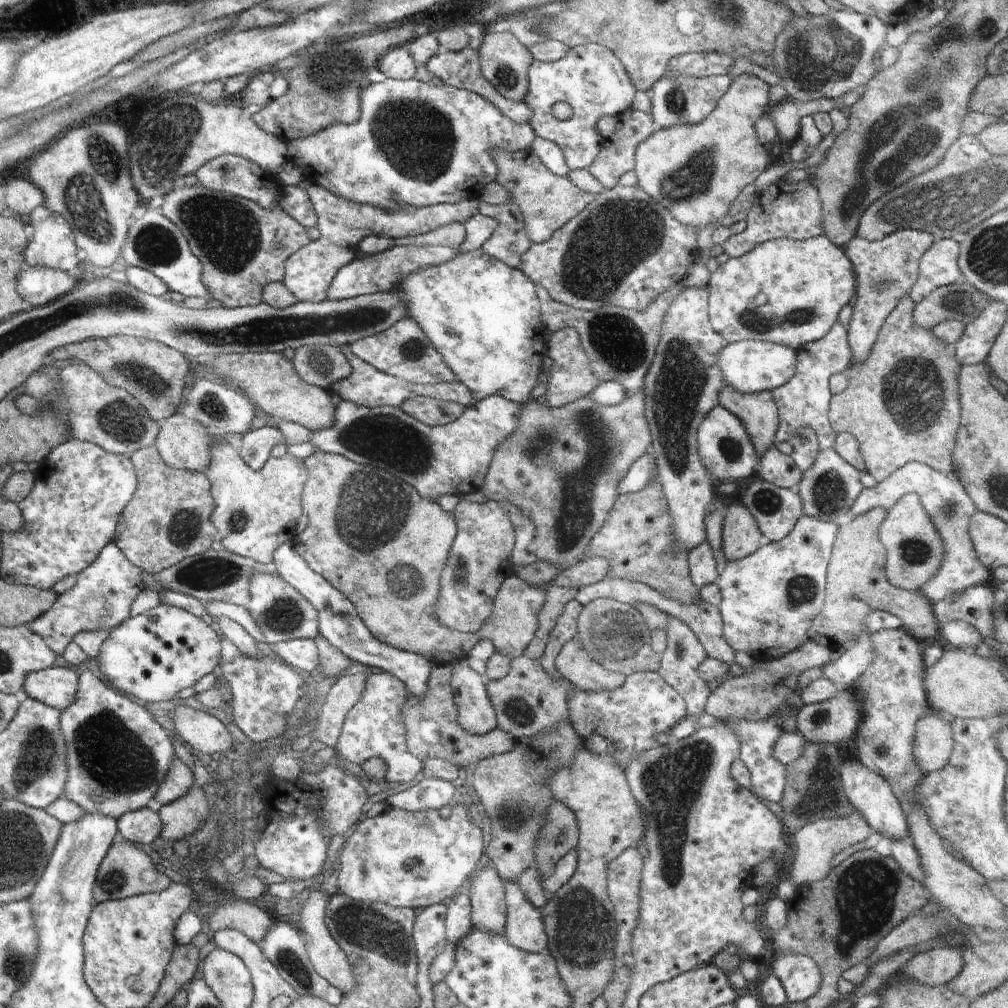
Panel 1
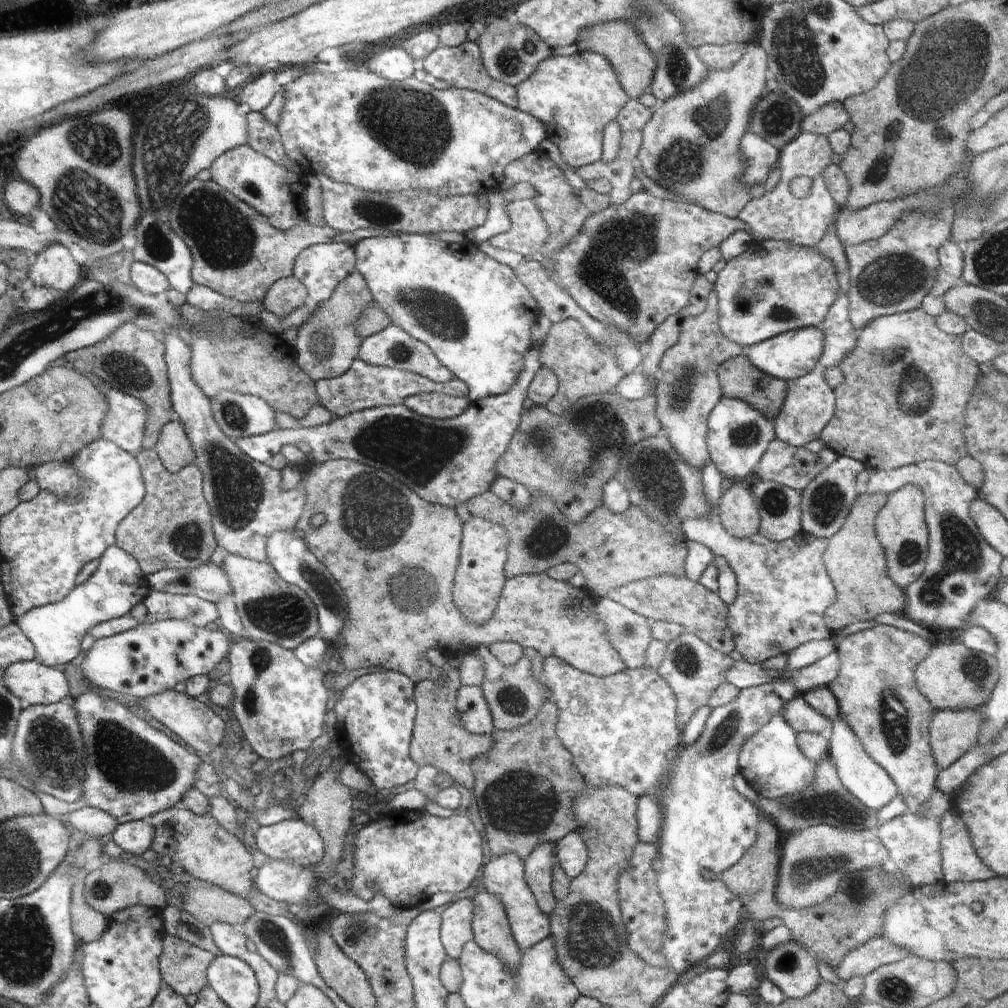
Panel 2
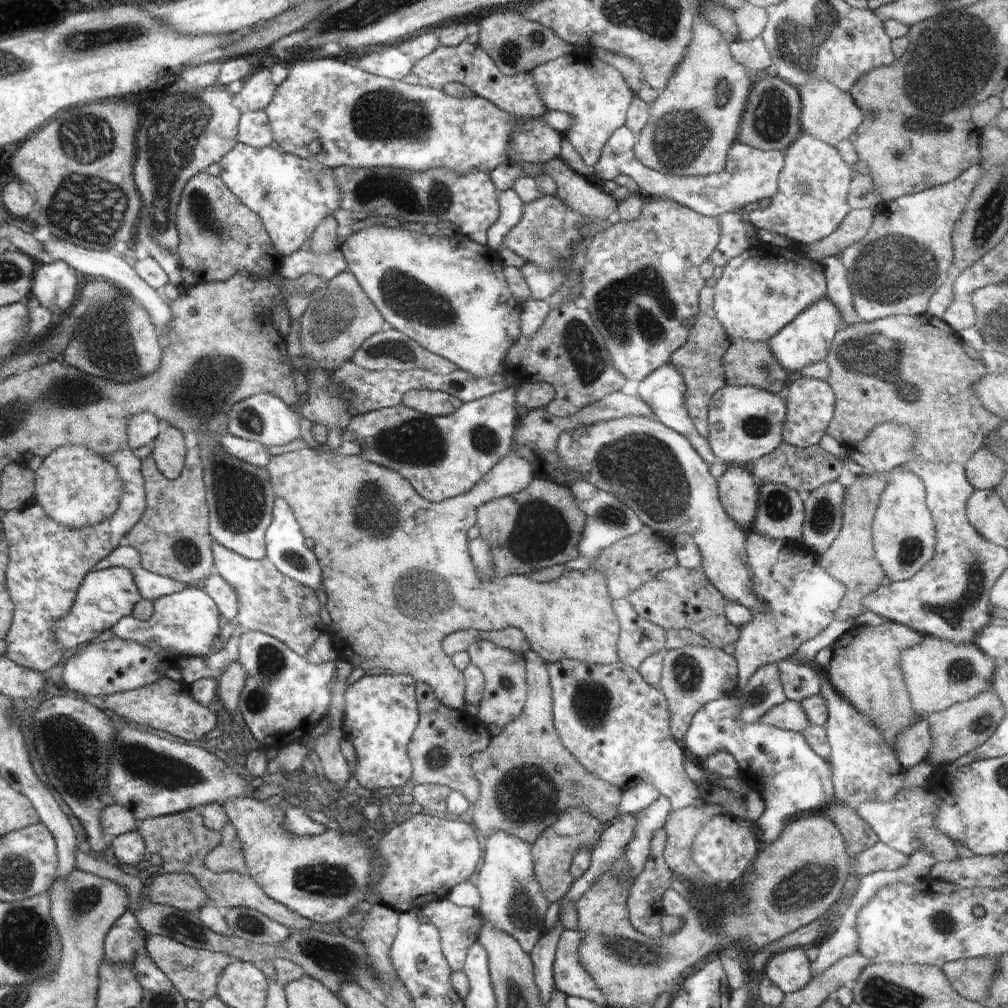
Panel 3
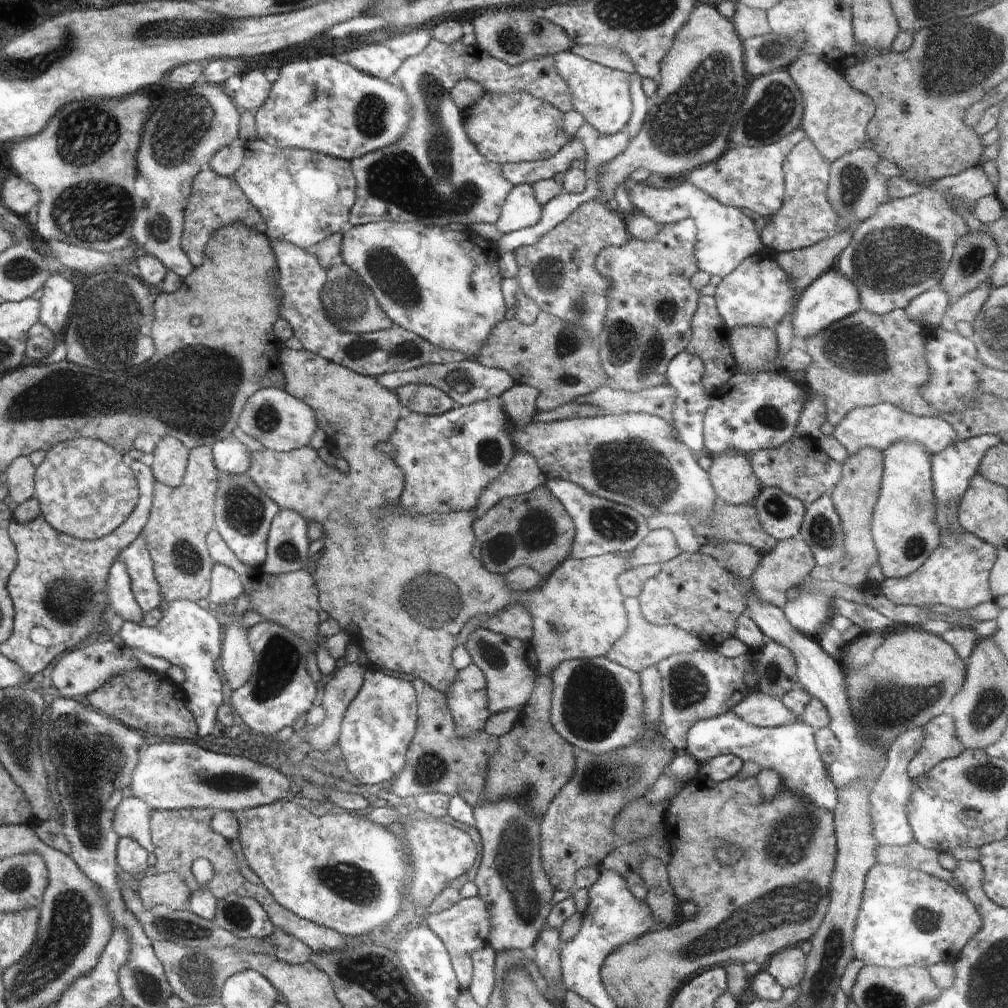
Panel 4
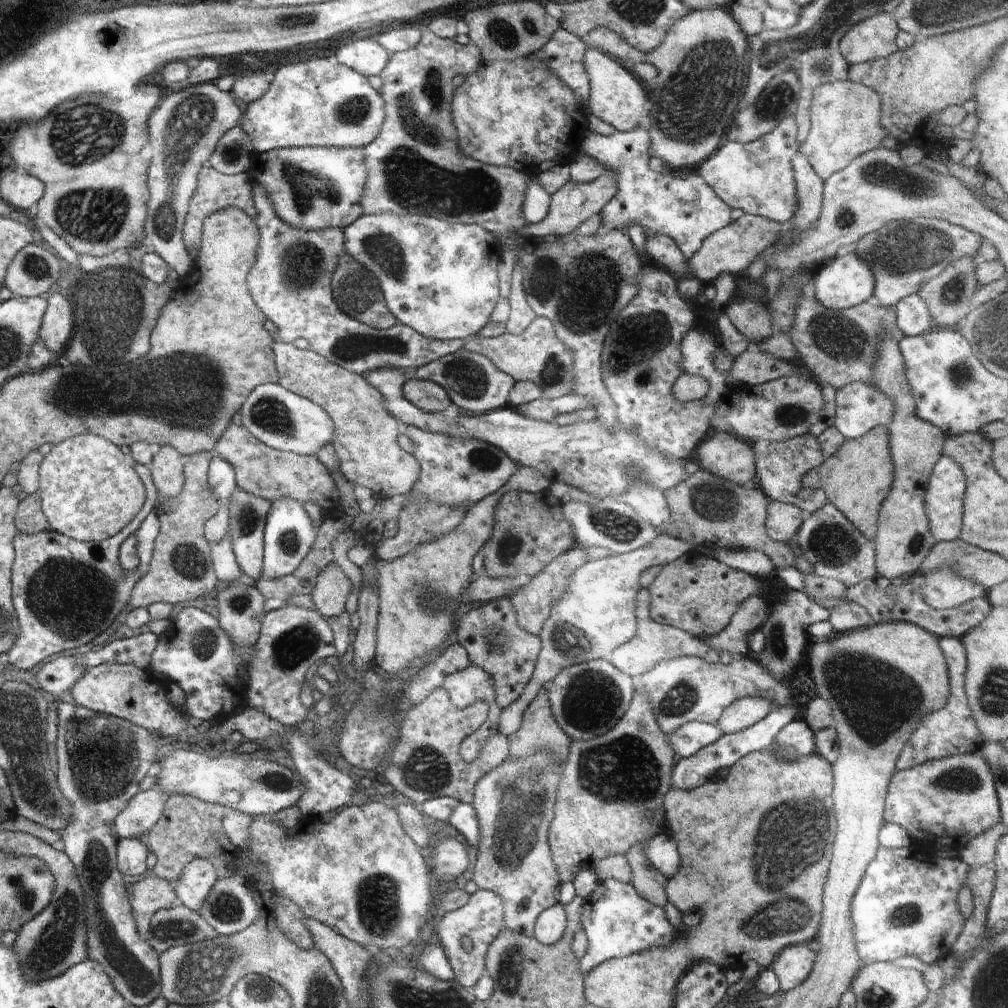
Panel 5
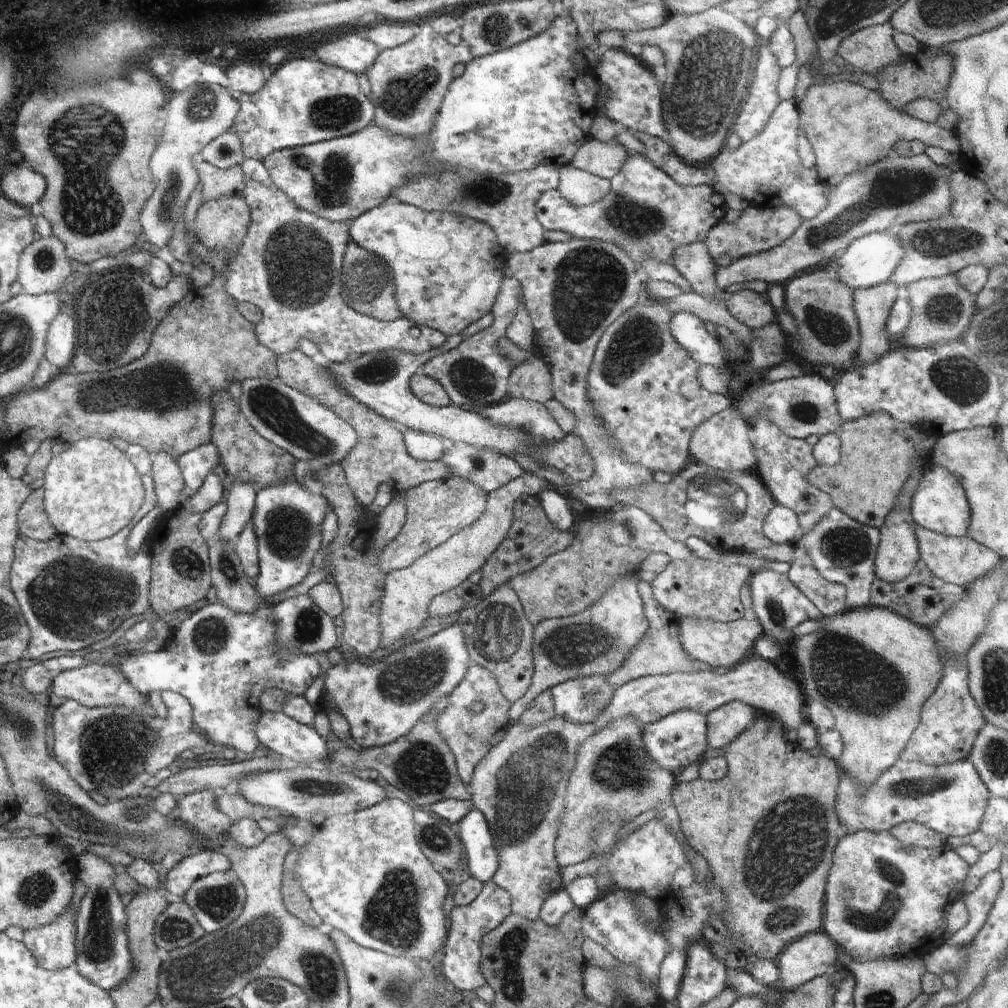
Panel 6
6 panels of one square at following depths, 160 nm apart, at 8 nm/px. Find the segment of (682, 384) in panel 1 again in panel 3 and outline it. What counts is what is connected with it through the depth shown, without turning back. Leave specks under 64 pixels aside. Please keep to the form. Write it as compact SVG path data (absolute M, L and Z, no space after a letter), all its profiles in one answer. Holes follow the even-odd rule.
M704 285L700 289L699 313L695 323L689 328L687 341L672 353L670 360L674 367L681 370L686 386L685 407L692 417L696 430L704 437L709 434L707 418L710 399L719 388L727 384L723 354L731 343L728 333L716 318L713 307L714 295L715 290L712 287Z

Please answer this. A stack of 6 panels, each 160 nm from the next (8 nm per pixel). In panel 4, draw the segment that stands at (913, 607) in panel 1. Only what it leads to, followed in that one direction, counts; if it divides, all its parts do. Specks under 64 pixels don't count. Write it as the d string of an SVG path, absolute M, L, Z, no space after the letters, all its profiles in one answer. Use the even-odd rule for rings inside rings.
M866 447L856 452L855 455L849 455L841 465L840 480L830 495L845 534L845 558L827 567L816 565L811 570L808 580L837 580L844 584L860 586L866 580L871 580L867 574L867 568L877 562L877 548L870 536L870 524L873 517L872 510L874 510L874 504L878 500L878 492L881 489L883 452L874 452L872 448Z

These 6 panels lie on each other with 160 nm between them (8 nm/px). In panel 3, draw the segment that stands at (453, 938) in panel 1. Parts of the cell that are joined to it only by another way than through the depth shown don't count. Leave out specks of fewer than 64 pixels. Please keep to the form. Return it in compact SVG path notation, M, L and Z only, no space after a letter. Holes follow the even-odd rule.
M444 897L434 902L430 901L430 904L420 908L418 916L421 920L426 918L439 930L441 949L451 970L462 971L468 947L477 942L479 930L482 928L483 918L480 912L475 908L458 906L447 897Z

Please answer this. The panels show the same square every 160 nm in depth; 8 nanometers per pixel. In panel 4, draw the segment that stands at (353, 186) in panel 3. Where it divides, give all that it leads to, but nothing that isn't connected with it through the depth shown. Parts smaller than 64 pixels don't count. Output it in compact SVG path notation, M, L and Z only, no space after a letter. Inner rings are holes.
M430 40L422 54L406 58L398 68L396 76L411 100L411 119L407 131L400 142L374 151L352 160L352 172L356 179L356 200L350 211L354 225L390 221L392 223L409 223L446 227L450 223L468 226L473 222L495 224L501 208L512 190L513 184L506 180L502 167L498 163L488 162L470 142L463 129L462 114L451 97L452 87L462 79L470 79L480 84L491 93L508 95L511 92L524 91L540 100L549 102L563 113L573 110L573 96L567 82L558 74L553 63L554 55L546 55L538 60L527 60L520 66L510 66L502 60L488 56L478 46L464 46L456 41L444 44L439 40Z

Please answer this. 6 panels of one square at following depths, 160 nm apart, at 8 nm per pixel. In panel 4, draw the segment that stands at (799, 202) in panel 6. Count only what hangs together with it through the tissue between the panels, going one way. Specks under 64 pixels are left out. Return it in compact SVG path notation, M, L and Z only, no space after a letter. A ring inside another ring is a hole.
M800 126L784 135L772 144L759 147L736 145L702 168L694 168L686 174L687 181L698 186L720 204L736 207L740 210L752 210L758 216L770 220L780 210L785 195L784 159L791 148L806 138L805 130Z

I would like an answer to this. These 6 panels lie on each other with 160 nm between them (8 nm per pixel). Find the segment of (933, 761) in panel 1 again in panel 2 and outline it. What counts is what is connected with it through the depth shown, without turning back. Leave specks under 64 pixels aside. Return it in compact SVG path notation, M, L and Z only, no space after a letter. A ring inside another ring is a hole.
M982 708L937 709L929 728L929 743L938 768L949 767L977 742L983 726Z

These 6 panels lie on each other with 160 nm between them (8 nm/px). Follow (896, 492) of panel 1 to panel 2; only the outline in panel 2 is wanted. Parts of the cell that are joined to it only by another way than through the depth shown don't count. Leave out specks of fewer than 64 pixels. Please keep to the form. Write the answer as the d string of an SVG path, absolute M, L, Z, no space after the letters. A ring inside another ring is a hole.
M925 460L919 463L904 465L896 470L868 470L868 492L884 492L890 494L896 490L896 484L916 484L924 492L926 498L925 519L929 530L929 551L925 569L920 576L902 590L905 603L901 613L906 619L927 627L927 630L960 631L967 625L967 619L980 601L991 598L998 590L1002 578L1000 567L1003 556L995 551L980 534L974 519L970 516L970 503L977 498L977 490L964 482L954 465L935 460Z

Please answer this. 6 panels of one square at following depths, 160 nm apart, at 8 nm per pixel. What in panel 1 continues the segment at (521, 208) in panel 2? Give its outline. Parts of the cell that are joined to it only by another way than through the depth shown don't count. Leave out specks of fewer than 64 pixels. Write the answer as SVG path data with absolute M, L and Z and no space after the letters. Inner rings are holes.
M476 199L476 204L480 214L497 220L496 230L480 249L500 262L517 268L520 257L532 244L525 231L525 218L520 207L512 203L493 205L479 199Z

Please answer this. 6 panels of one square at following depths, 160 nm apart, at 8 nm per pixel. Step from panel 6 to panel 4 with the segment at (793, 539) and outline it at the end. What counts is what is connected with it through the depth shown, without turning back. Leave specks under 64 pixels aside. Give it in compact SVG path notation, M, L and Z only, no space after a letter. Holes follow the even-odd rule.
M760 487L754 506L767 535L783 541L799 538L805 506L801 500L782 492L778 487Z

